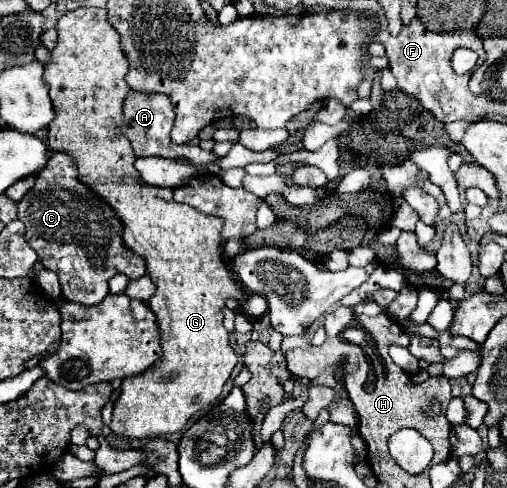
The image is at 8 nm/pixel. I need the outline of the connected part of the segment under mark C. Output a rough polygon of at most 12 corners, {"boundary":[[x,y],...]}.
{"boundary":[[50,155],[20,199],[28,245],[66,301],[146,273],[120,219]]}

